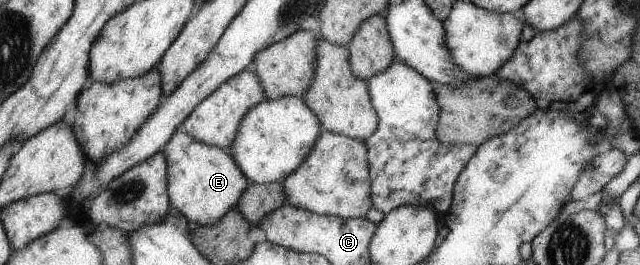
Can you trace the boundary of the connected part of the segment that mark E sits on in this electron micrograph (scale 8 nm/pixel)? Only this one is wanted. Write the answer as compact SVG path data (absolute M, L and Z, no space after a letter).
M181 130L172 135L162 152L165 154L168 163L167 185L170 205L179 210L179 213L188 219L191 226L215 225L229 210L237 209L241 194L249 185L249 181L229 152L217 146L198 142Z

